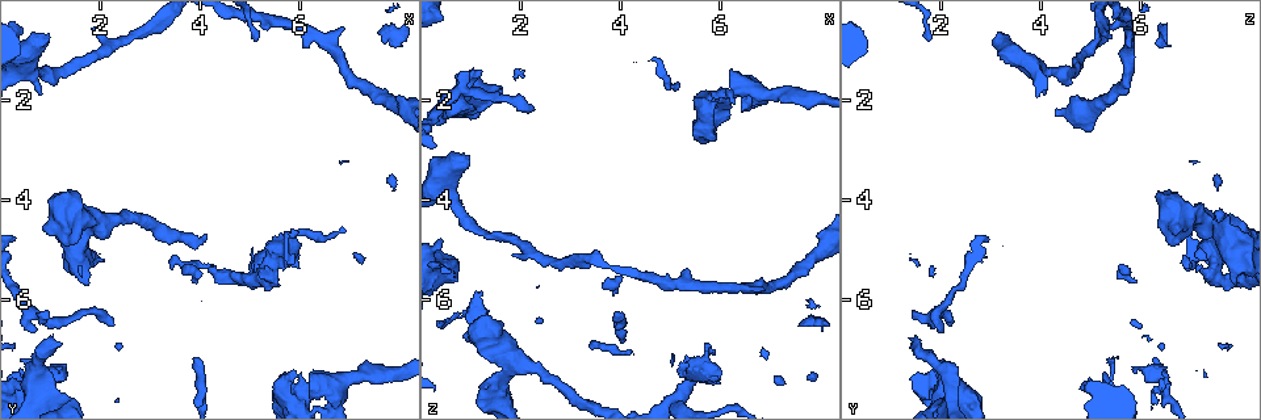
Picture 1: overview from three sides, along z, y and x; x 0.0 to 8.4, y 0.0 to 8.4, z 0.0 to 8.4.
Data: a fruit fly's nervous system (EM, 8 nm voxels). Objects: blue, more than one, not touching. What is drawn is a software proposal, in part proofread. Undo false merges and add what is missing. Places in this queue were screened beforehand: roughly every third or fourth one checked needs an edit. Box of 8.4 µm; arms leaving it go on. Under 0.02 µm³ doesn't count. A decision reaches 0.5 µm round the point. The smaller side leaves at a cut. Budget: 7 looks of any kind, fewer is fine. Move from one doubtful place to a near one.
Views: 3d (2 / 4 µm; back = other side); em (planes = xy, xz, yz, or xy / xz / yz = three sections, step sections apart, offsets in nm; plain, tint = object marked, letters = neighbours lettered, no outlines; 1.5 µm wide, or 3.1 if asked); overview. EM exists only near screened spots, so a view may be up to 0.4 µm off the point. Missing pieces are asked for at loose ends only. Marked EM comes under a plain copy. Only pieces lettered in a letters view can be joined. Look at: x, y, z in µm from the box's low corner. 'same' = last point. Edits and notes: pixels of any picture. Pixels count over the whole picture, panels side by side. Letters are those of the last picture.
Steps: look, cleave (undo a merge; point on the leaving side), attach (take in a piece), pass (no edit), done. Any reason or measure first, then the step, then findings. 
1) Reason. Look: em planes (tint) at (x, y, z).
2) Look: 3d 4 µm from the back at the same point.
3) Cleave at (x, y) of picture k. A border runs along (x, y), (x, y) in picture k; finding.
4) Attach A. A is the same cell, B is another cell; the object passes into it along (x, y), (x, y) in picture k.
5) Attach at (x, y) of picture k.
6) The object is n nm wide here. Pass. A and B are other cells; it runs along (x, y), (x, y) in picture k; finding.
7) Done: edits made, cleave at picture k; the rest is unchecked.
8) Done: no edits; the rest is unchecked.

Calibre changes. Look: 3d 4 µm at (2.00, 4.40, 7.20).

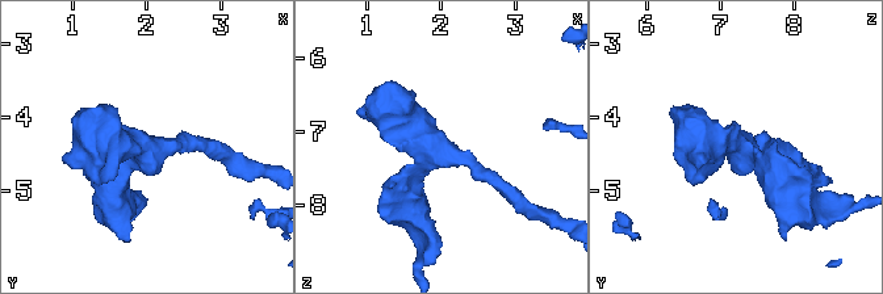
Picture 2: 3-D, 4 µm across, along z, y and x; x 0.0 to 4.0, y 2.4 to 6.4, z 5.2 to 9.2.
3 arms meet here; the arms are 200, 280, 550 nm wide. Look: em planes (letters) at (2.00, 4.40, 7.30).

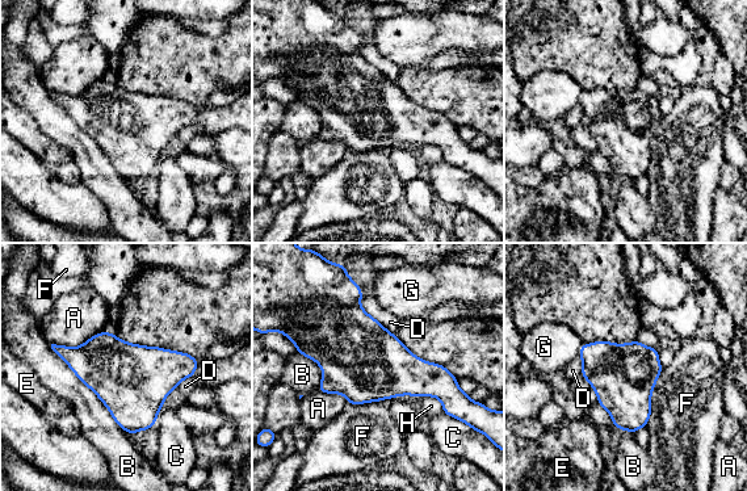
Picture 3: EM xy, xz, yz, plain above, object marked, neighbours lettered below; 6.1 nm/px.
The longest contact is with B, 750 nm. Pass. A, B, C, D, E, F, G and H are other cells; a border runs along (663, 368), (645, 426) in picture 3; all the same neuron.

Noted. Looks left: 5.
Stops while still wide. Look: em planes (letters) at (1.00, 0.65, 3.25).

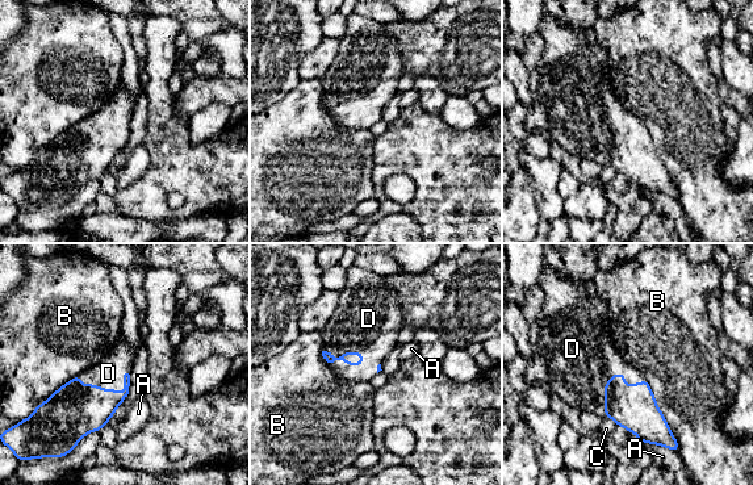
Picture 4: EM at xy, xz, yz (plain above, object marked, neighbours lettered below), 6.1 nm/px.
Attach D. D is the same cell, A, B and C are other cells; it goes on there.

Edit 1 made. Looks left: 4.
Free end. Look: em planes (tint) at (2.35, 6.45, 2.15).

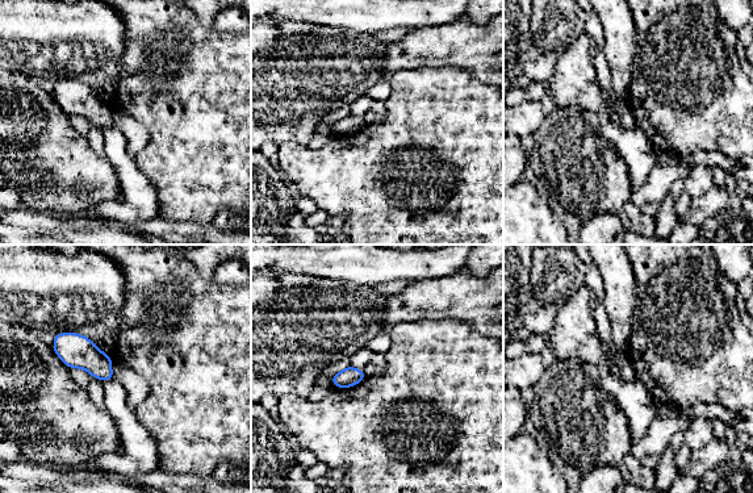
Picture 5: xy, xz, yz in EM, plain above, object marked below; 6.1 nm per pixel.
Look: em planes (letters) at the same point.

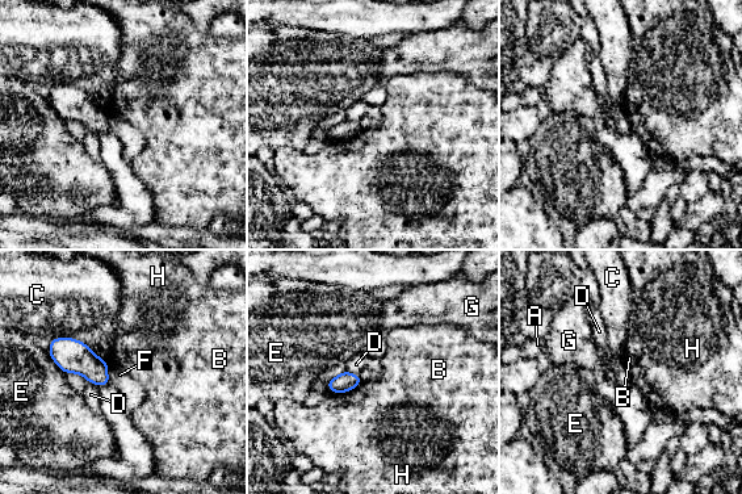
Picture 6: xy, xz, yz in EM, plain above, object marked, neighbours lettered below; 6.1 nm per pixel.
Pass. A, B, C, D, E, F, G and H are other cells; a border runs along (107, 365), (108, 385) in picture 6; no lettered piece goes on from it.

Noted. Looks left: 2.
Done: edits made, attach at picture 4; the rest is unchecked.

